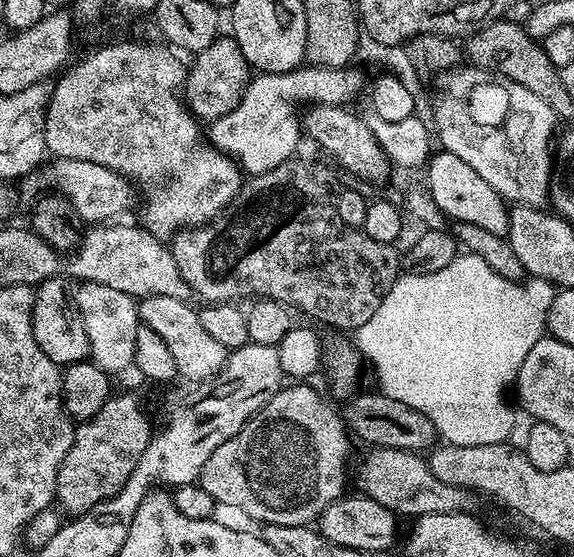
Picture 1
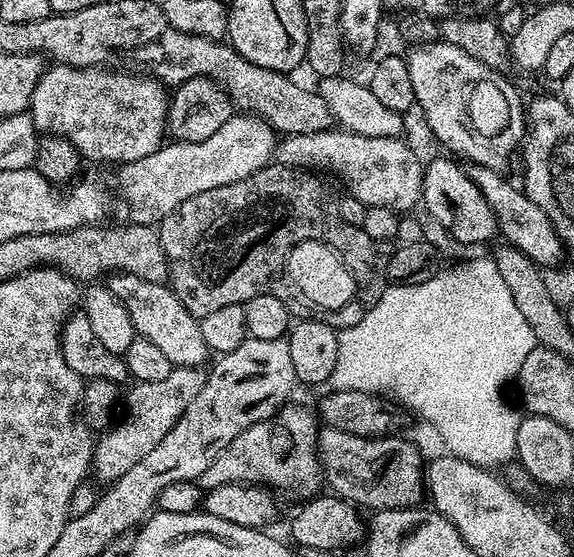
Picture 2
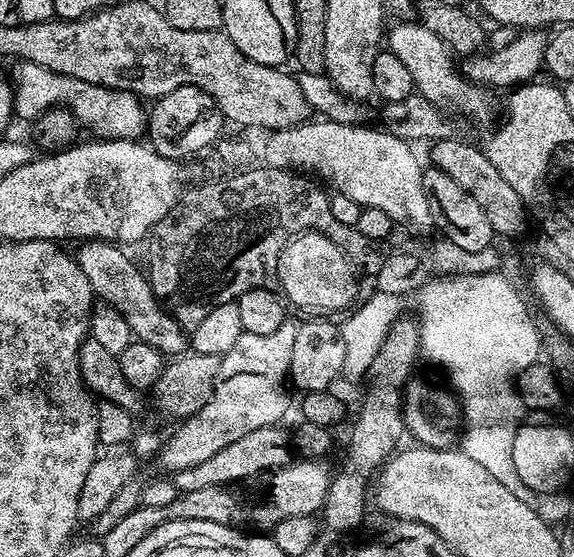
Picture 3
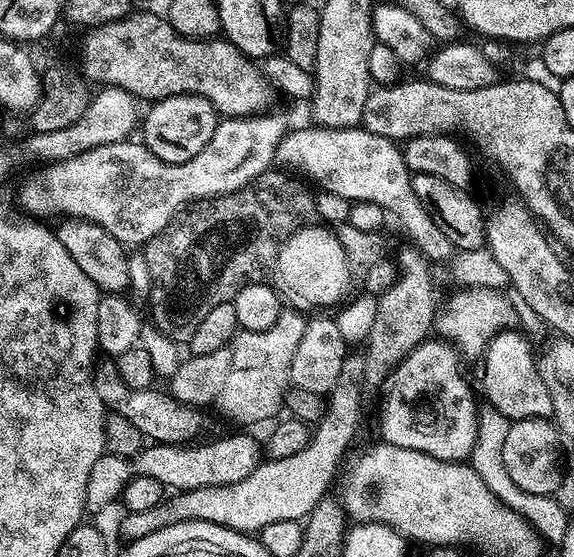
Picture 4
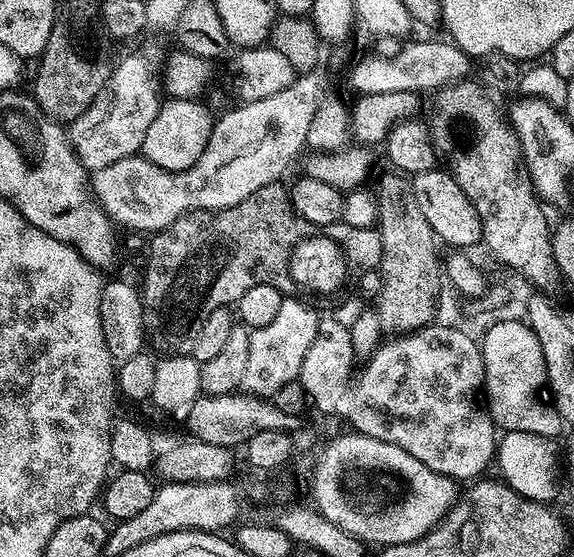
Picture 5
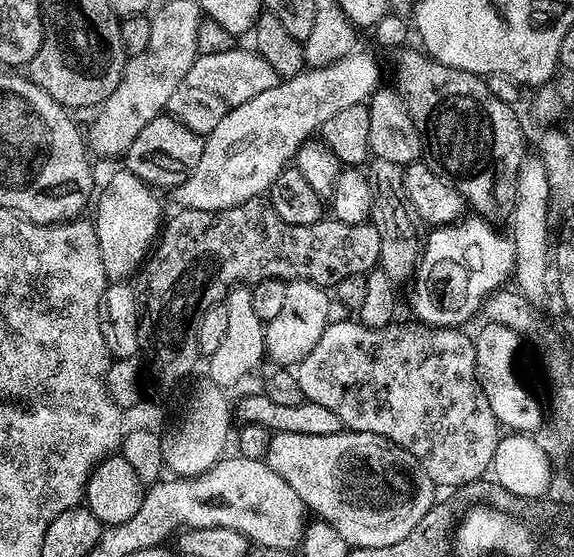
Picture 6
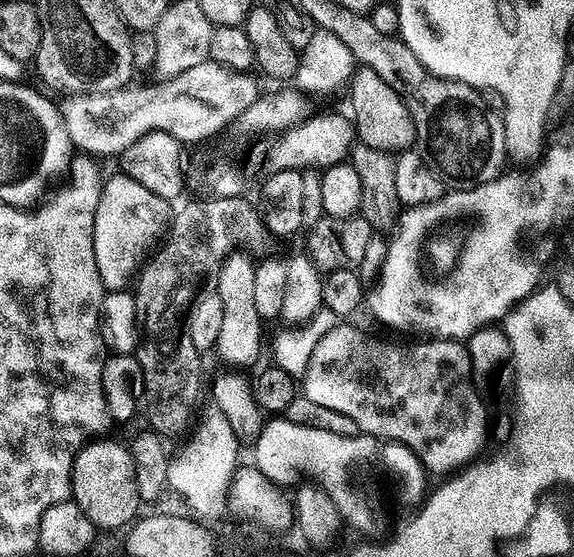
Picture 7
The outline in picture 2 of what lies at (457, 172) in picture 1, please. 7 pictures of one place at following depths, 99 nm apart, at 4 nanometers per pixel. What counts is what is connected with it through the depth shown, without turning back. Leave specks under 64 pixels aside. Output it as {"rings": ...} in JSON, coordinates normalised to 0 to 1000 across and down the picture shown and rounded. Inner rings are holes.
{"rings":[[[765,276],[753,291],[739,296],[732,357],[740,382],[754,388],[772,411],[805,436],[836,436],[848,440],[850,431],[866,429],[871,408],[854,377],[854,363],[840,355],[840,341],[815,316],[815,302],[807,293],[779,278]],[[801,293],[801,294],[793,294]]]}

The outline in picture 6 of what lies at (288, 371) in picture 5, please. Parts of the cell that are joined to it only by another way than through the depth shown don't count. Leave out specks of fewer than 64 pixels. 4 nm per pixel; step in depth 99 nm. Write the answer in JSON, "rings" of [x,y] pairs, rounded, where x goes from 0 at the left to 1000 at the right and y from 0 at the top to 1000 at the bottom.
{"rings":[[[509,499],[498,508],[498,535],[491,548],[491,557],[476,575],[465,576],[460,592],[460,628],[469,648],[476,646],[481,657],[514,657],[521,654],[526,643],[533,643],[533,636],[540,636],[540,628],[547,628],[547,621],[554,621],[554,607],[561,607],[561,592],[568,592],[573,582],[571,571],[571,542],[573,526],[568,528],[557,517],[556,508],[545,506],[537,499]]]}

